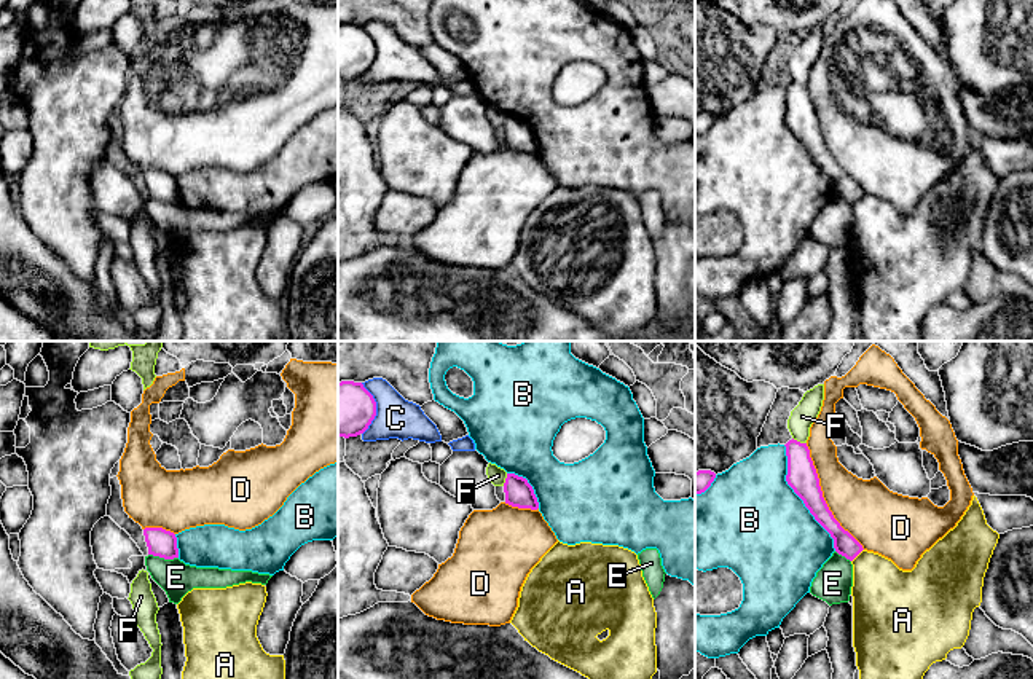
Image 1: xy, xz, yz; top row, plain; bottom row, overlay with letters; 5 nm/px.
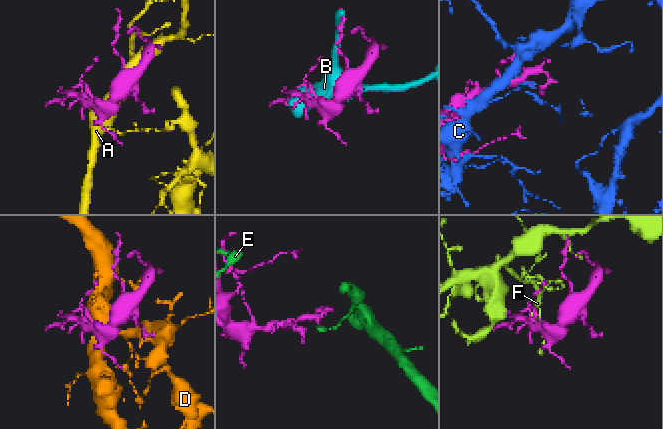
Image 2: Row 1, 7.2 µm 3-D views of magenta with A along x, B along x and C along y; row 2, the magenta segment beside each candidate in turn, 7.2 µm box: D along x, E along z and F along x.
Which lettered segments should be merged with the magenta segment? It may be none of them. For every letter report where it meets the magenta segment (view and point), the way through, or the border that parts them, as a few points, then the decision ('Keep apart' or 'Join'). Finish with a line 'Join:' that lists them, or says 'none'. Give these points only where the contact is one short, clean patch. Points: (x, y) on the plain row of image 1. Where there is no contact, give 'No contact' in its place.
A: Touches magenta at yz (858, 196). Boundary: yz (863, 192), (852, 204). Keep apart
B: Touches magenta at yz (799, 139). Keep apart
C: Touches magenta at xz (375, 51). Keep apart
D: Touches magenta at yz (821, 139). Keep apart
E: Touches magenta at xy (163, 200). Boundary: xy (149, 196), (177, 201). Keep apart
F: Touches magenta at yz (799, 85). Keep apart
Join: none

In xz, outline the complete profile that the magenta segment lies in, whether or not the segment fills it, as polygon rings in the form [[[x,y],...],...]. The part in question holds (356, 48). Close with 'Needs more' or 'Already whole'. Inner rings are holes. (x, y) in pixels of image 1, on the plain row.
[[[338,26],[338,80],[363,77],[376,59],[376,45],[362,26]]]. Already whole

